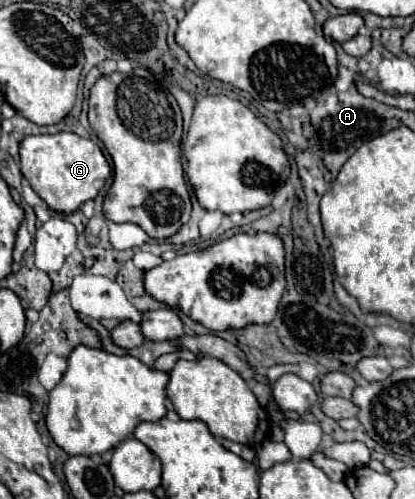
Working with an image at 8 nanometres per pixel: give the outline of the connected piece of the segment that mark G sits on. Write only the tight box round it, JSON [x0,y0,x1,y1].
[19,132,111,214]

